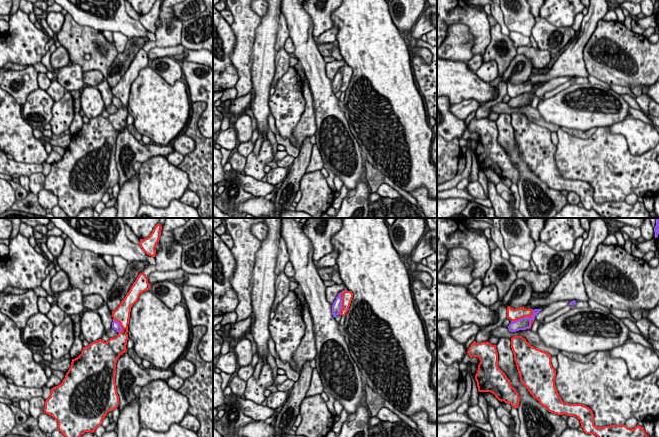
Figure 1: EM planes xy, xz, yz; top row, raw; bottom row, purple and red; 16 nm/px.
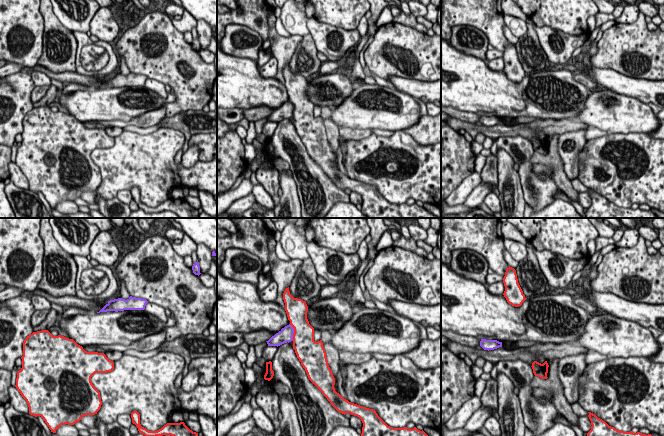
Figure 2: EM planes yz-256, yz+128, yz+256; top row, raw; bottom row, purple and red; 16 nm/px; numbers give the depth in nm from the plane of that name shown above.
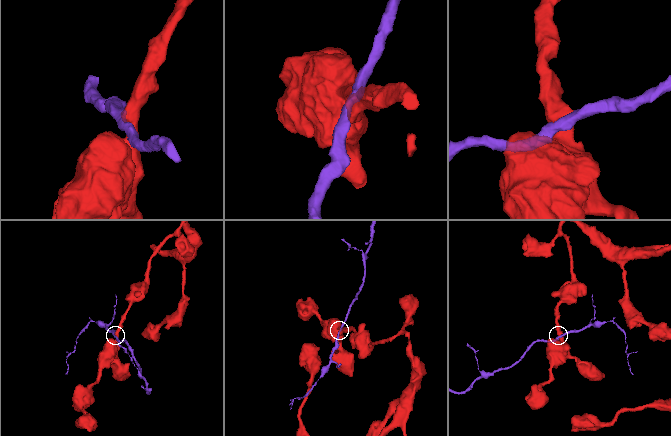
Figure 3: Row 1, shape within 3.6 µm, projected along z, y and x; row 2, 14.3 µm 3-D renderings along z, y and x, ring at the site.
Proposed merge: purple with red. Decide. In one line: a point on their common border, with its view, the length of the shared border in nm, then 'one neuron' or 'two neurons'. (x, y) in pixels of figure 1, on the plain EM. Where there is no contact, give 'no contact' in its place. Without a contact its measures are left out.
yz (524, 93) | 400 nm | two neurons

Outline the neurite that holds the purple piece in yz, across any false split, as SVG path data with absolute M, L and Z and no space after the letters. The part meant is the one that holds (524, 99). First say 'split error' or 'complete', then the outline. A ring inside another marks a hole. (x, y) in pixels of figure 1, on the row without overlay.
complete | M534 85L533 91L531 94L524 93L517 97L511 97L511 99L507 102L510 108L516 108L519 106L525 106L531 103L531 97L535 95L535 92L541 87L542 85Z

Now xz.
complete | M343 66L342 68L340 68L338 70L338 72L336 73L333 81L332 81L332 91L333 93L337 93L338 91L340 91L341 85L342 85L342 73L341 73L341 69L343 69L345 66Z

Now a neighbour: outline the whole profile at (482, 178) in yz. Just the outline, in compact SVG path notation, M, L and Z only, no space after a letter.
M479 171L478 181L482 185L485 195L488 198L488 179L483 171Z

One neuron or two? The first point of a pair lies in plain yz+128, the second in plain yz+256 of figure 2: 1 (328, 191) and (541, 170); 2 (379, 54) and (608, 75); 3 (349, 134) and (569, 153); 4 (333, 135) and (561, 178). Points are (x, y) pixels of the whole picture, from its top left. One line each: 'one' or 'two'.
1: two
2: two
3: one
4: one

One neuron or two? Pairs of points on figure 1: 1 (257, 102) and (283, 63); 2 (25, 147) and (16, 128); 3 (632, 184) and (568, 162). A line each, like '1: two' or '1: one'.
1: two
2: one
3: one

